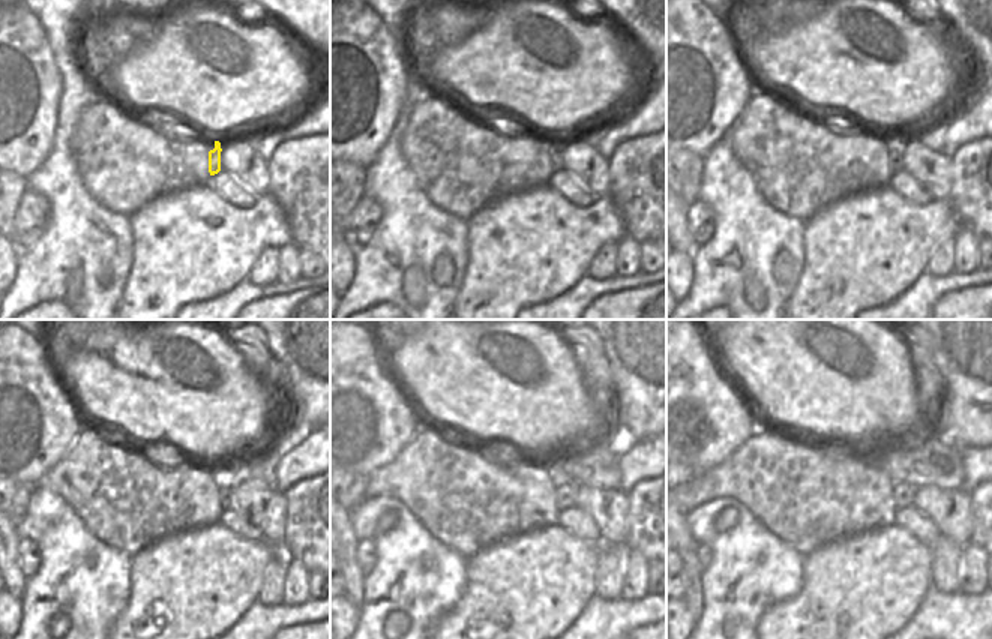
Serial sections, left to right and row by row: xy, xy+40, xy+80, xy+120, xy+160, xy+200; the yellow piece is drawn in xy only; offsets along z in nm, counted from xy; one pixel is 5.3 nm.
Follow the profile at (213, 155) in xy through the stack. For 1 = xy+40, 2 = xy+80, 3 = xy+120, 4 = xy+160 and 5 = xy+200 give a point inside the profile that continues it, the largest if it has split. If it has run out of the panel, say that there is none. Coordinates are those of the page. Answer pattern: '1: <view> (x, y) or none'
1: xy+40 (557, 146)
2: xy+80 (896, 146)
3: xy+120 (224, 494)
4: xy+160 (566, 492)
5: xy+200 (902, 494)

